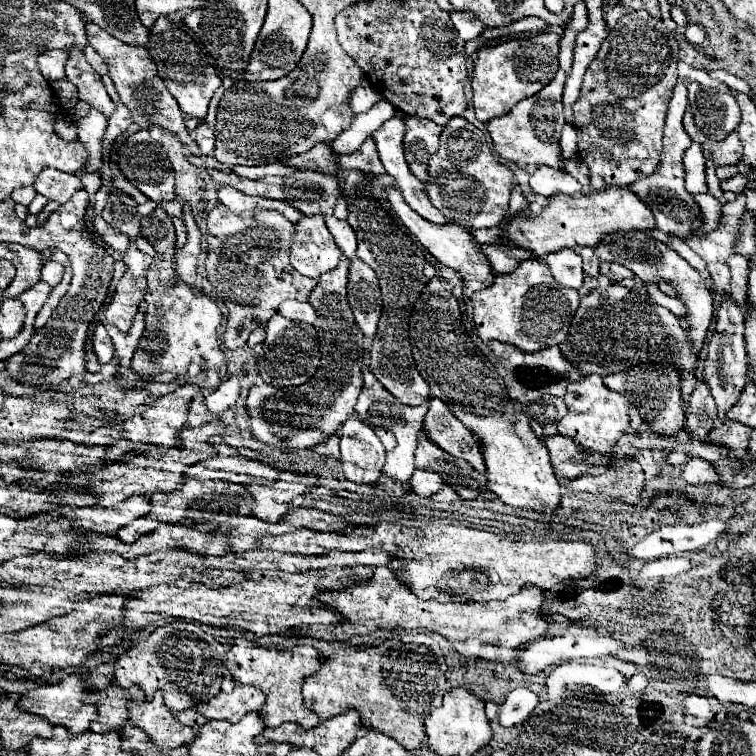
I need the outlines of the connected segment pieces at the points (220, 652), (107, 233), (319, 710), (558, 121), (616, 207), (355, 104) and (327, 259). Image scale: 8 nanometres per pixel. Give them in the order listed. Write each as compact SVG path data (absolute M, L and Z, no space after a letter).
M172 626L156 628L148 638L140 640L126 652L122 652L114 664L114 684L130 688L132 684L140 686L150 698L156 690L162 690L164 704L170 712L180 712L194 708L220 692L220 682L226 676L224 672L224 654L228 646L218 642L192 640L172 634Z
M100 222L96 224L96 228L98 228L98 234L102 236L102 240L104 240L110 248L114 248L114 250L118 250L118 252L126 252L126 250L128 250L130 238L128 238L126 234L116 232L116 230L110 228L110 226L104 228L104 224L100 224Z
M410 636L408 640L412 642L386 640L380 646L364 648L342 660L322 662L320 670L312 674L312 678L304 680L304 686L302 686L304 706L314 714L318 714L320 720L328 720L346 710L356 710L360 714L360 726L378 730L394 738L406 750L418 750L424 742L424 720L430 714L430 706L428 706L428 698L422 704L418 700L418 678L414 674L414 648L420 648L420 646L414 646L414 636Z
M558 70L552 82L542 88L538 94L520 100L508 114L492 118L486 128L490 132L494 150L500 158L516 162L518 166L552 166L562 168L562 152L560 152L560 132L566 124L564 112L562 112L562 90L564 90L566 74L564 70Z
M608 186L602 192L592 192L590 196L572 198L558 194L548 200L548 206L542 210L542 216L534 214L520 214L510 218L510 222L504 222L504 234L508 240L516 246L524 246L526 250L534 252L538 258L558 252L564 248L576 248L576 246L590 246L594 248L600 238L616 232L616 230L642 230L648 232L656 226L652 212L648 206L636 198L636 194L630 192L630 188L618 188Z
M364 82L364 84L358 86L358 90L352 92L352 96L350 96L350 108L352 108L354 114L366 112L368 108L372 108L372 104L378 102L378 98L380 98L380 94L368 82Z
M302 216L290 246L290 264L296 272L328 272L340 262L340 248L326 228L324 216Z

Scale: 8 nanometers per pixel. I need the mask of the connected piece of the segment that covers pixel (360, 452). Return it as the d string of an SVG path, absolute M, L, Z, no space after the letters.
M356 418L340 426L340 462L344 478L372 484L382 472L386 450L374 430Z

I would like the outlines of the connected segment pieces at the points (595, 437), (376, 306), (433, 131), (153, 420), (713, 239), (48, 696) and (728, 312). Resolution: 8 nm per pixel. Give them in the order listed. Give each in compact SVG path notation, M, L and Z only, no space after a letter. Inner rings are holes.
M586 376L580 382L570 382L568 392L564 396L564 404L568 408L568 414L558 422L558 434L574 438L580 446L610 454L612 448L618 444L620 436L628 432L630 428L630 416L628 416L628 400L622 394L616 394L608 390L602 382L602 376Z
M360 258L350 260L348 302L350 302L350 308L354 312L354 318L360 330L368 338L374 338L380 312L382 312L382 296L380 296L376 272Z
M404 116L406 122L406 134L404 134L404 152L406 152L406 162L412 170L412 174L426 182L428 176L428 162L430 156L438 150L440 146L440 134L442 126L428 118L418 118L418 116Z
M186 384L186 386L180 386L174 392L158 398L154 406L148 406L148 410L144 410L142 414L138 414L130 422L100 426L100 428L96 428L91 432L70 430L58 436L51 435L49 438L69 440L70 442L76 442L76 444L84 444L84 446L108 446L122 439L138 442L138 444L154 444L154 446L160 446L160 448L174 448L174 446L180 444L180 440L176 440L176 434L180 430L184 430L184 422L186 422L186 416L188 416L188 406L192 402L192 396L196 396L198 392L200 392L200 388L196 388L192 384Z
M742 194L742 196L736 198L736 202L724 204L720 222L718 222L714 232L704 234L704 236L684 238L684 242L704 262L709 260L706 265L714 282L715 292L716 286L718 288L724 288L724 286L730 288L731 276L729 266L727 269L727 260L732 254L732 246L734 246L734 240L738 236L738 232L734 232L734 224L740 224L740 216L744 214L744 204L746 204L746 196Z
M68 676L60 684L40 686L36 690L28 692L26 696L22 696L18 700L18 708L22 712L28 712L28 714L36 714L36 716L46 718L48 724L64 726L64 728L70 730L70 734L78 736L78 734L86 732L90 728L90 722L96 718L96 710L92 710L92 706L86 706L84 704L84 696L86 694L88 694L88 690L86 690L86 684L84 684L82 676Z
M728 296L724 306L720 306L716 330L708 342L708 358L704 362L704 382L708 382L712 396L718 406L720 422L726 422L726 412L738 402L744 386L746 386L746 372L748 372L748 356L746 356L746 342L744 342L744 312L740 306Z

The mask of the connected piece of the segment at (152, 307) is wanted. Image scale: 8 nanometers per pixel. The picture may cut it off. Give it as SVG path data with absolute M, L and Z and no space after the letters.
M156 206L148 216L142 218L140 236L156 248L156 256L146 274L146 328L132 358L132 372L138 380L132 382L132 388L142 388L158 374L172 374L174 378L184 376L190 364L198 364L202 370L214 368L224 382L228 378L226 356L220 352L218 342L218 328L224 316L212 298L196 294L188 286L172 286L172 254L176 252L176 236L174 224L162 206Z

